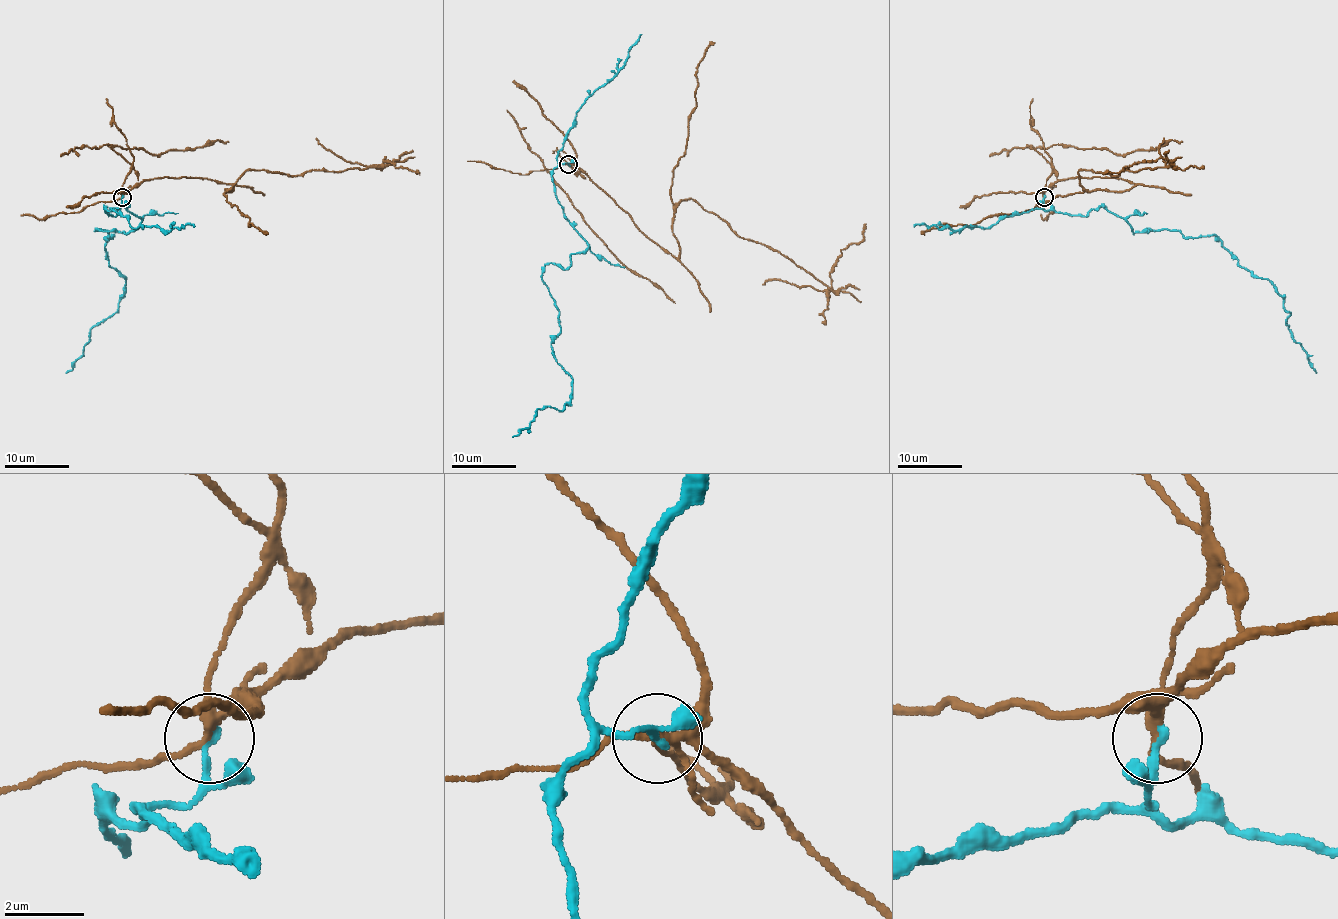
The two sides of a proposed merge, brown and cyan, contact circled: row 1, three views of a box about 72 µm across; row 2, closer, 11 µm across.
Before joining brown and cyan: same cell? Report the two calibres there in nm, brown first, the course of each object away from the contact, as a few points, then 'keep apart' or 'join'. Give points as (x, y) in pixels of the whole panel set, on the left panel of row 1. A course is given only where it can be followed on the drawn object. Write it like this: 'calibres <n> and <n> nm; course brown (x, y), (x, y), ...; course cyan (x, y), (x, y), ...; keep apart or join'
calibres 200 and 200 nm; course brown (122, 197), (154, 178), (199, 177), (230, 183), (231, 191), (246, 172), (366, 169), (385, 157), (419, 175); course cyan (122, 197), (104, 212), (124, 207), (141, 221), (95, 229), (114, 236), (106, 258), (125, 294), (66, 372); keep apart

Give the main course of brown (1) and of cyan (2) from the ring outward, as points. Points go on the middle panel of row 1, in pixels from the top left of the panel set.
1: (569, 165), (676, 258), (675, 208), (692, 198), (829, 290), (832, 266), (862, 240), (865, 224)
2: (569, 165), (551, 181), (588, 246), (565, 269), (548, 262), (541, 280), (572, 399), (538, 408), (512, 437)

